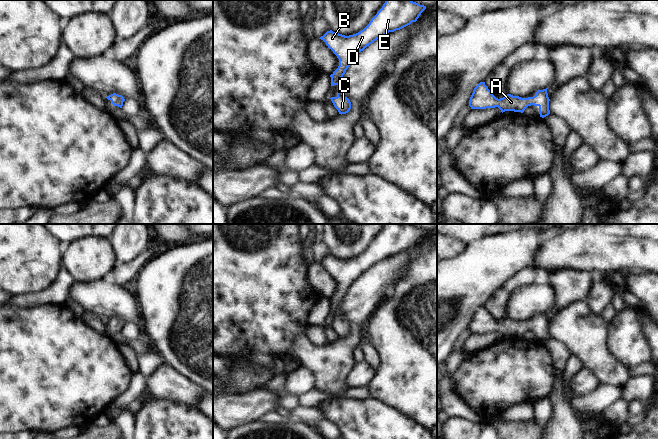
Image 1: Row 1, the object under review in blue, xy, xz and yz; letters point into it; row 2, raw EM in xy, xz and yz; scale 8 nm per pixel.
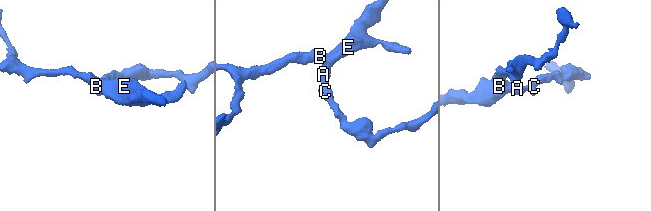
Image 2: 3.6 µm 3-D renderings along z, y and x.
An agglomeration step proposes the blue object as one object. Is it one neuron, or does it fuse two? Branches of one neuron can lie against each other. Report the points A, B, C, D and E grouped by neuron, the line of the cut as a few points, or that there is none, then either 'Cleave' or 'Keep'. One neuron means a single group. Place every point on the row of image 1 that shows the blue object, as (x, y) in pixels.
Groups: A B C D E. No split. Keep

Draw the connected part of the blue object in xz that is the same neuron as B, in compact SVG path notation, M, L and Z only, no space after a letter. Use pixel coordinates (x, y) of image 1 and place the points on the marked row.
M386 0L382 8L377 12L377 14L371 19L369 24L360 32L345 36L332 30L327 31L319 39L323 40L329 49L339 59L338 68L330 75L331 86L338 85L342 81L342 77L348 69L354 58L363 51L367 46L372 44L377 39L383 37L389 32L394 32L400 30L412 22L416 22L421 13L426 9L426 6L420 5L412 0Z

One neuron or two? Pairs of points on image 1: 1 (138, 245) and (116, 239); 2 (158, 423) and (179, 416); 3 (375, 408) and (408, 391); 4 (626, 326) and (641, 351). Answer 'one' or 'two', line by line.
1: one
2: one
3: two
4: one

